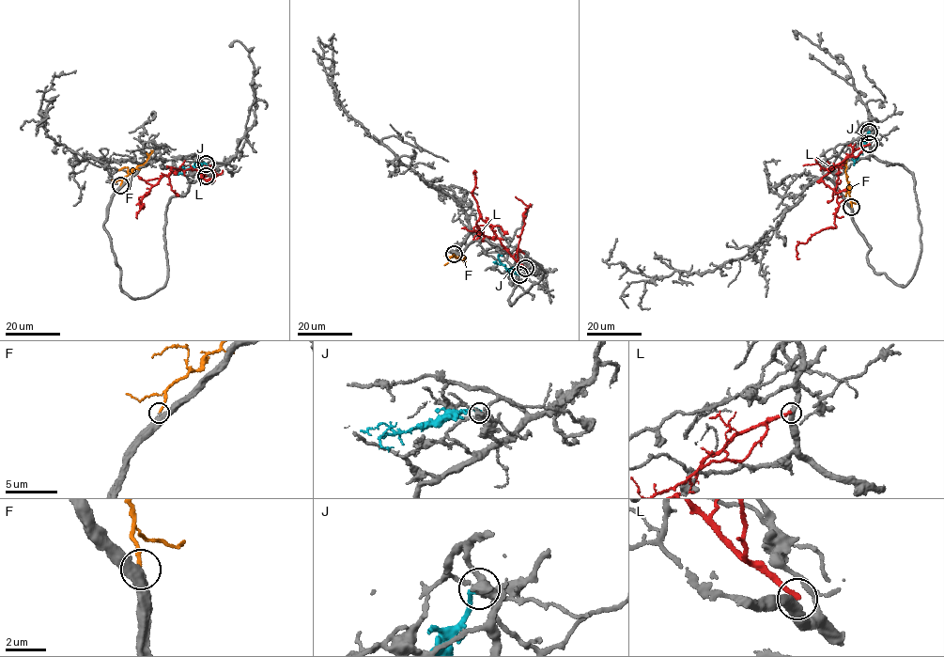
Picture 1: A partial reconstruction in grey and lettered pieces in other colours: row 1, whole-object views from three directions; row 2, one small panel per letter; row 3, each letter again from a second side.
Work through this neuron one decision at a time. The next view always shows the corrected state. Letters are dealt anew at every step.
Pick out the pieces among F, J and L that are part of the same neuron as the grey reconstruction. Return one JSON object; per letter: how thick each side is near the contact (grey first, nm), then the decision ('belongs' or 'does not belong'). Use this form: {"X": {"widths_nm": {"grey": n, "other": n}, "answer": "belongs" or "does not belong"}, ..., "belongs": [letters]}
{"F": {"widths_nm": {"grey": 400, "other": 170}, "answer": "belongs"}, "J": {"widths_nm": {"grey": 400, "other": 280}, "answer": "does not belong"}, "L": {"widths_nm": {"grey": 440, "other": 240}, "answer": "does not belong"}, "belongs": ["F"]}

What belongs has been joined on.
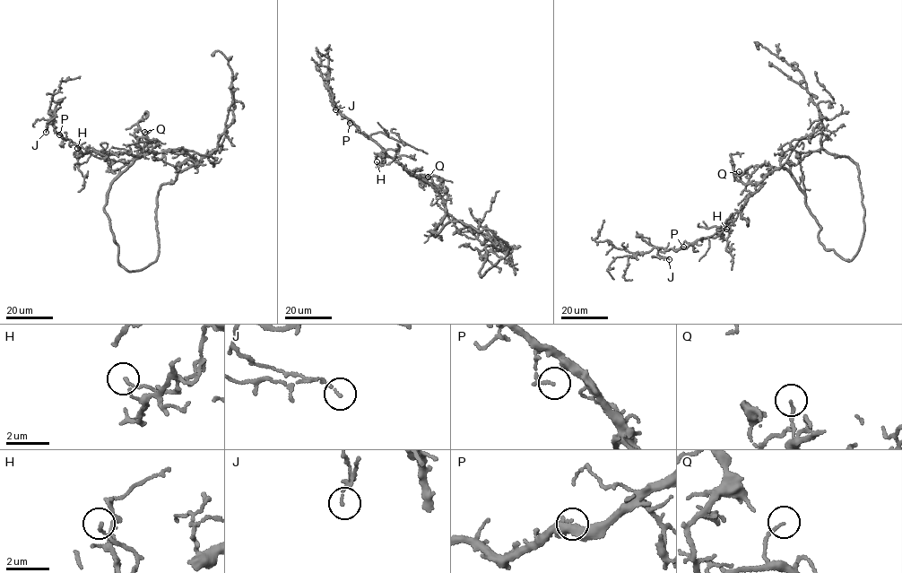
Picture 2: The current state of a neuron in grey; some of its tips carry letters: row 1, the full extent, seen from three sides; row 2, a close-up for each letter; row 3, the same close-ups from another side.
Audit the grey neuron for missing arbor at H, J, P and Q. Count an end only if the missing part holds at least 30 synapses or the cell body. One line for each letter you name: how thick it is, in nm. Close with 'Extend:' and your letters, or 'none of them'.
P: 110 nm
Extend: P

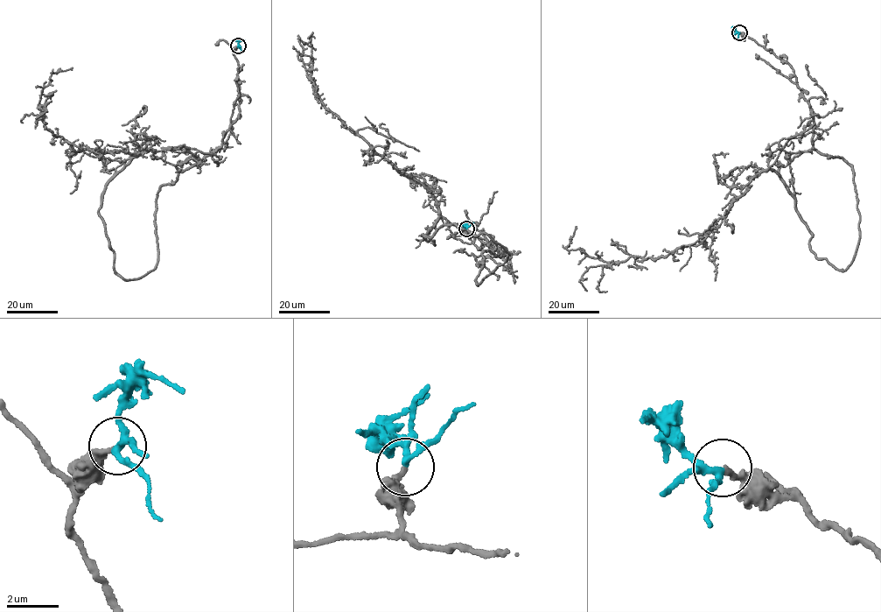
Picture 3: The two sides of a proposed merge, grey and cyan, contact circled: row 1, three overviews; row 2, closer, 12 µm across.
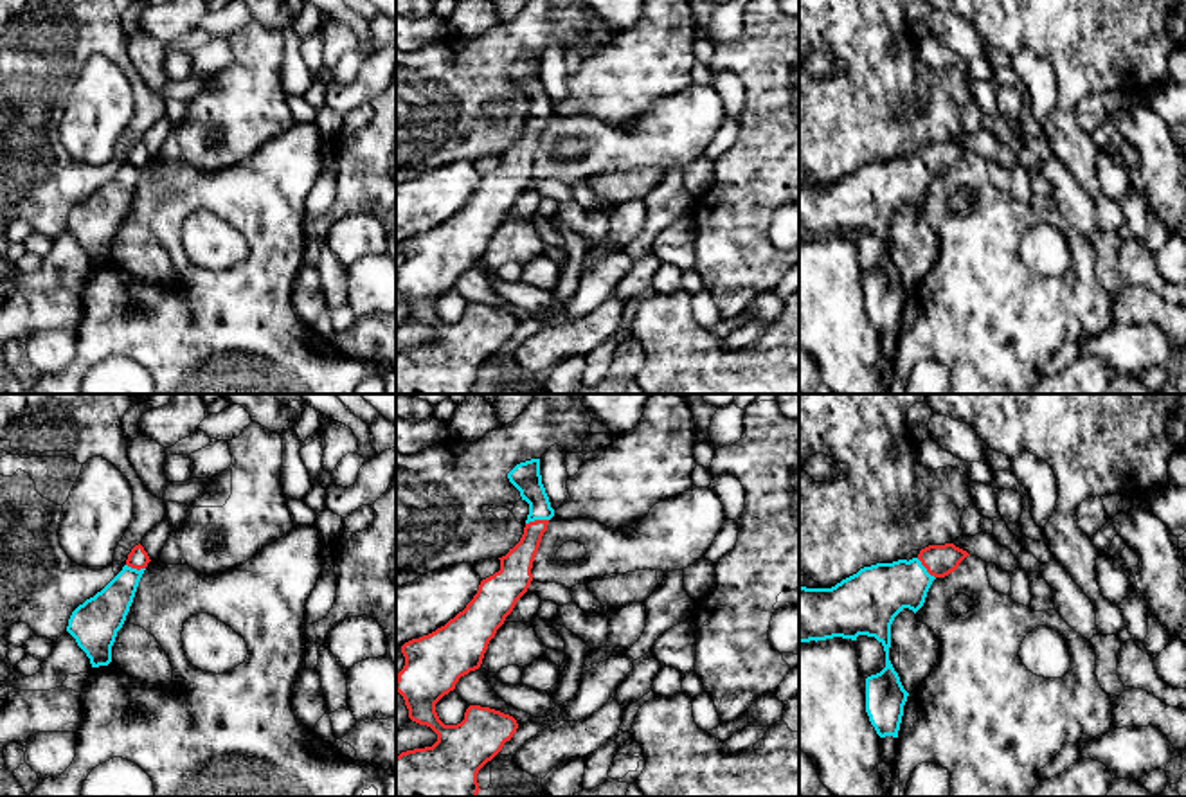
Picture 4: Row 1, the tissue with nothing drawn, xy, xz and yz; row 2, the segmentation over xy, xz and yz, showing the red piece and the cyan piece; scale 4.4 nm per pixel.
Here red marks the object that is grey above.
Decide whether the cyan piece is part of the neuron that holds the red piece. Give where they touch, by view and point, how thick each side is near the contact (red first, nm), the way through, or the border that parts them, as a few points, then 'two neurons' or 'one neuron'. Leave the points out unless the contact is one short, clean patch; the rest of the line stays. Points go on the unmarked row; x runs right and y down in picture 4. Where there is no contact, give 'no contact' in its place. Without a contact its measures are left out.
meets red in xz at (537, 117); 140 nm thick on the red side, 130 nm on the other; runs through xz (515, 164), (528, 144), (537, 117), (537, 94), (526, 74); one neuron

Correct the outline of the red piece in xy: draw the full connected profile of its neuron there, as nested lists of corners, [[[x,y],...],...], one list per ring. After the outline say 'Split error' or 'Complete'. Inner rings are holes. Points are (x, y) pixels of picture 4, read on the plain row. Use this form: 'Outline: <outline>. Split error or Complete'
Outline: [[[140,140],[135,142],[122,167],[101,189],[72,209],[67,228],[86,250],[92,264],[112,259],[112,243],[126,218],[139,178],[149,158],[144,144]]]. Split error

